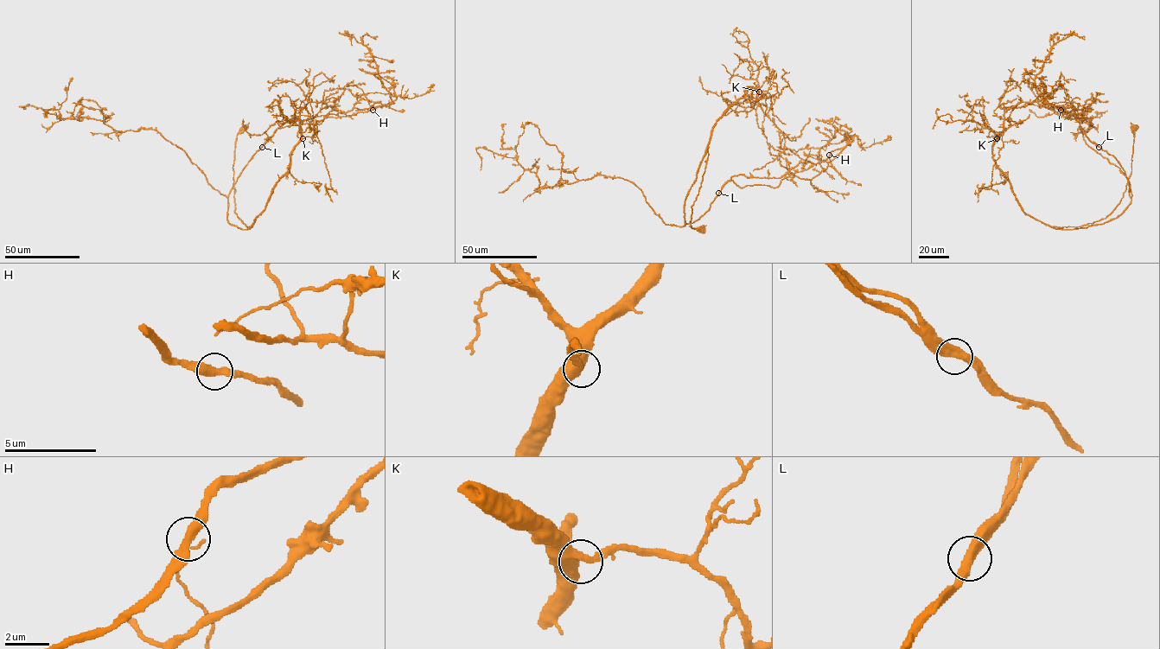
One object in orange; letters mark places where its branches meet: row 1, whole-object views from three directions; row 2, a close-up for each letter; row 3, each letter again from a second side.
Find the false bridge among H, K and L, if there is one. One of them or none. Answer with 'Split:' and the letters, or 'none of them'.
Split: L

